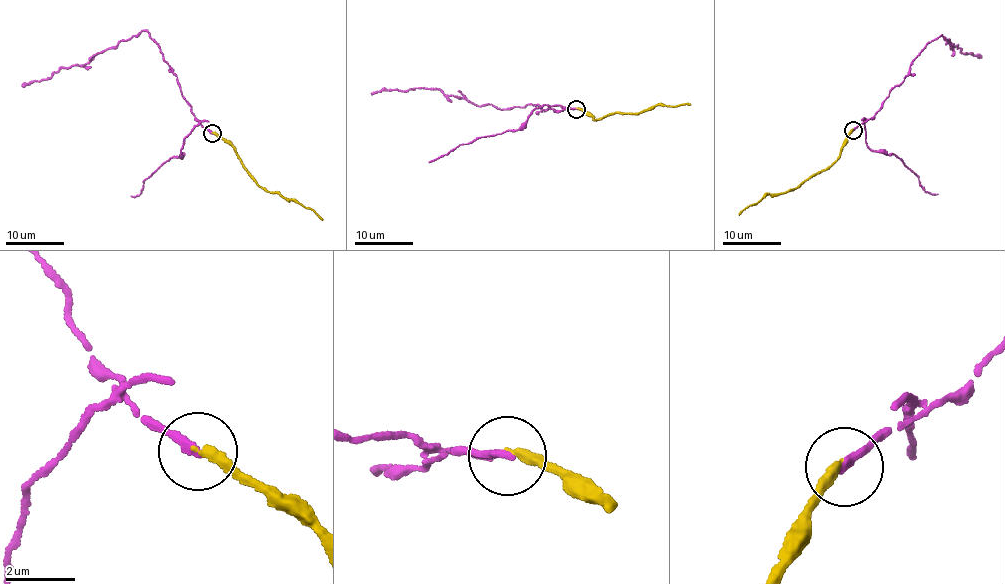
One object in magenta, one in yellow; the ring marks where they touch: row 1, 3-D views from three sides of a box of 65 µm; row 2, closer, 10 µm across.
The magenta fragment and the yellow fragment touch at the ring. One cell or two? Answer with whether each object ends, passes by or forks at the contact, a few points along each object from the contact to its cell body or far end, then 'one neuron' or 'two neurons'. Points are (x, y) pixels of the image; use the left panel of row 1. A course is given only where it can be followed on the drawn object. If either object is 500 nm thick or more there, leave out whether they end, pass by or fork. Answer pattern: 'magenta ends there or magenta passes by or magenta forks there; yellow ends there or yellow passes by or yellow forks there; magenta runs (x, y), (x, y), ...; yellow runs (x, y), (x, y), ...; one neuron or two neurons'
magenta ends there; yellow ends there; magenta runs (212, 133), (193, 114), (148, 32), (121, 41), (83, 65), (63, 67), (45, 80), (22, 85); yellow runs (212, 132), (227, 141), (259, 186), (297, 201), (323, 219); one neuron

